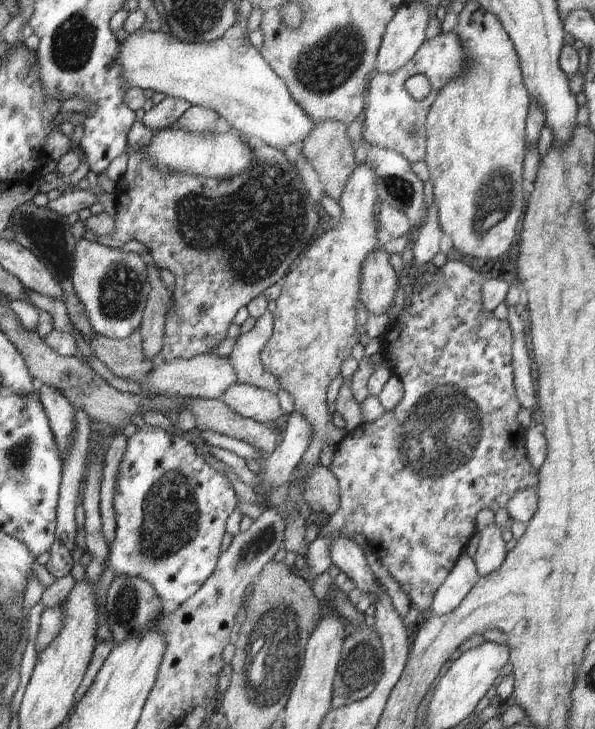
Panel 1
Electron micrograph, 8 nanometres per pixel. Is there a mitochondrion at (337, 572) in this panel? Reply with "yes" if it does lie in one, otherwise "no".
no

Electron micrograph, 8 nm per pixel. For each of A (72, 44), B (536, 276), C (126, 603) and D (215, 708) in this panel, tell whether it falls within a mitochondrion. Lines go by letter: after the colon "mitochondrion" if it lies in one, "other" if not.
A: mitochondrion
B: other
C: mitochondrion
D: other

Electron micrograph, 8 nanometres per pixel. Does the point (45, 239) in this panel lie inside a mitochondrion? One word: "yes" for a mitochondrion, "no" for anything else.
yes

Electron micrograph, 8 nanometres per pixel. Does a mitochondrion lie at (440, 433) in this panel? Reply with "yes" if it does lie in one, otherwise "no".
yes

